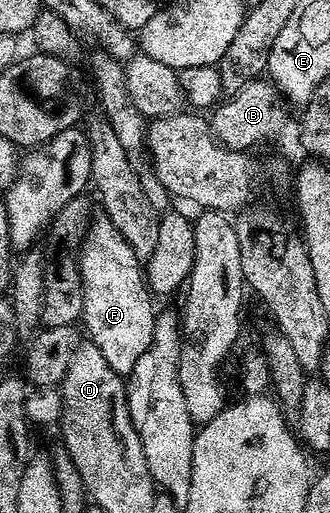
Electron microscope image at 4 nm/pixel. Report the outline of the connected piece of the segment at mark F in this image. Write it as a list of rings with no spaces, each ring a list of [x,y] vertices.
[[[104,216],[91,223],[78,263],[80,277],[83,278],[82,322],[88,328],[89,339],[102,352],[111,369],[120,375],[127,376],[132,372],[135,362],[138,362],[142,354],[151,346],[156,321],[156,306],[152,304],[154,298],[145,280],[142,262],[126,238]]]

